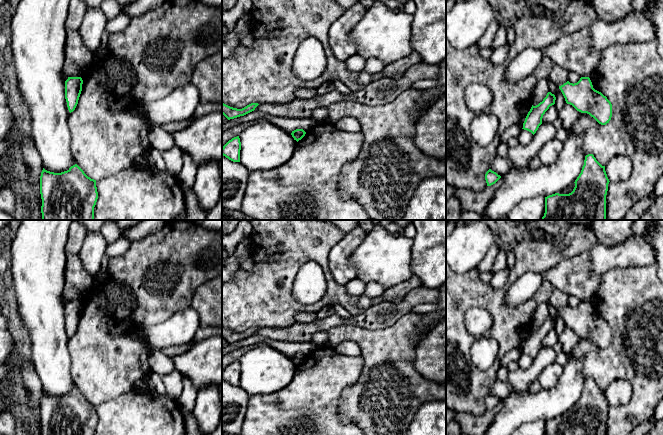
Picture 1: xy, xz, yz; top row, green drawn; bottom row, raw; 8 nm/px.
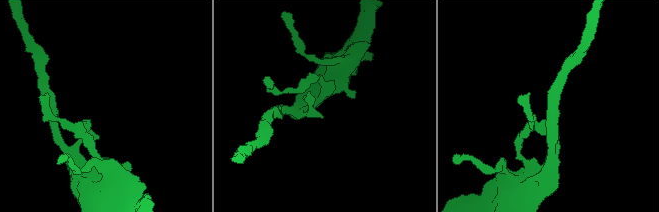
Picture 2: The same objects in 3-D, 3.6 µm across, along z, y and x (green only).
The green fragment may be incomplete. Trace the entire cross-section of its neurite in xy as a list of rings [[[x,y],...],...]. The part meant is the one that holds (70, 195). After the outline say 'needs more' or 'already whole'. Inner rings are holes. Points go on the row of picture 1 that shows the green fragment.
[[[77,164],[61,173],[43,168],[40,194],[42,220],[94,220],[94,207],[98,199],[96,180],[88,177]]] | already whole

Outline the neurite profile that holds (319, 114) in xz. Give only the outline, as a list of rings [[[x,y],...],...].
[[[319,107],[312,113],[311,118],[315,119],[318,123],[328,117],[328,109],[326,107]]]

